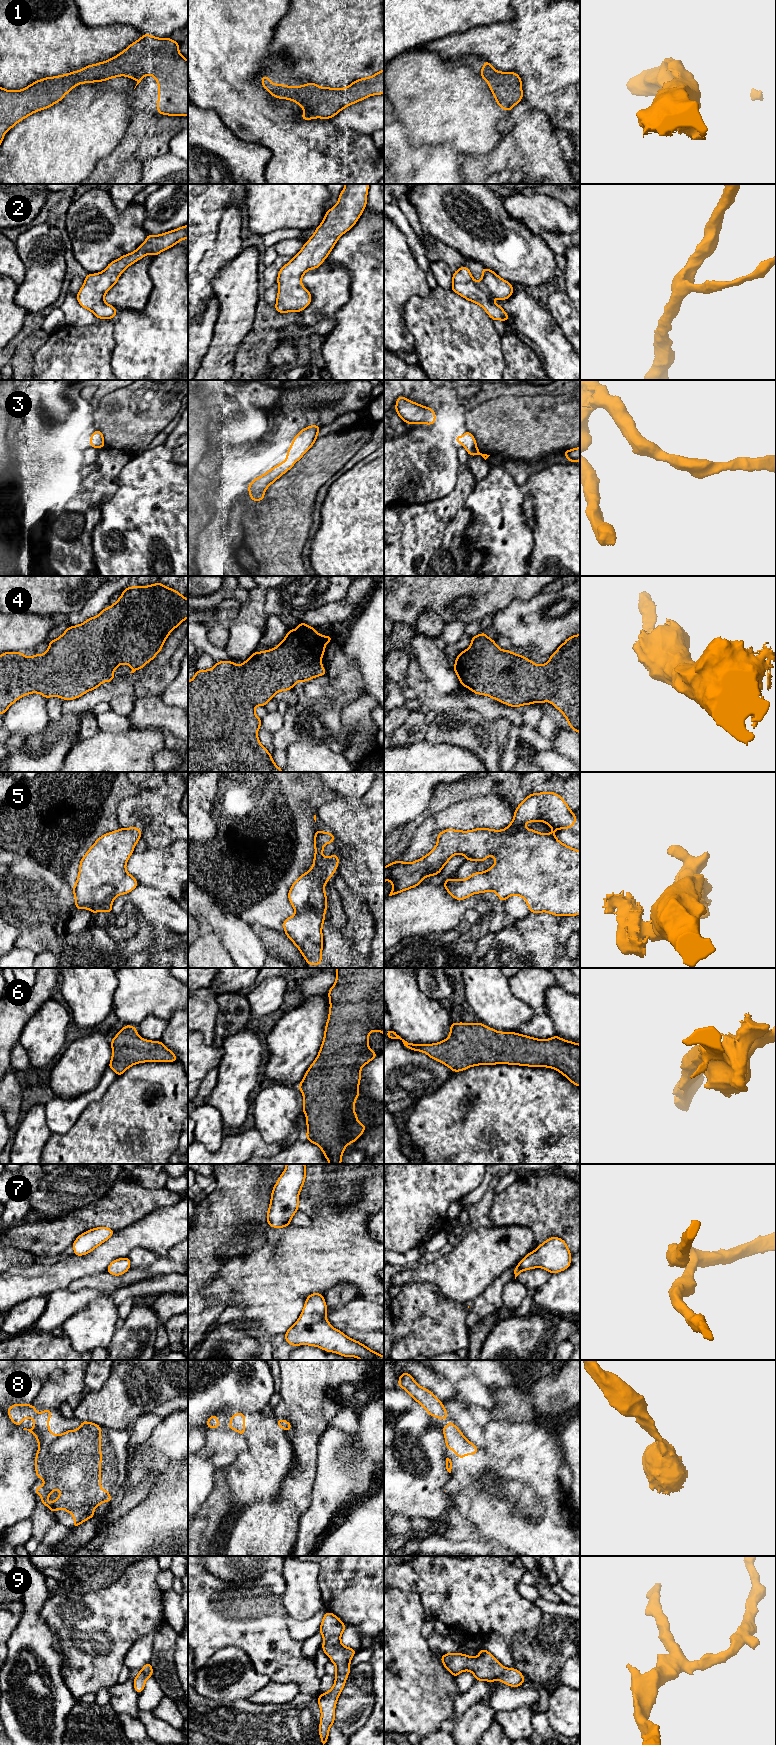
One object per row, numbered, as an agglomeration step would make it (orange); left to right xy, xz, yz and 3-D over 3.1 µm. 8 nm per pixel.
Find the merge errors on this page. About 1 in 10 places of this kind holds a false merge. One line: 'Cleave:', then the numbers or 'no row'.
Cleave: no row

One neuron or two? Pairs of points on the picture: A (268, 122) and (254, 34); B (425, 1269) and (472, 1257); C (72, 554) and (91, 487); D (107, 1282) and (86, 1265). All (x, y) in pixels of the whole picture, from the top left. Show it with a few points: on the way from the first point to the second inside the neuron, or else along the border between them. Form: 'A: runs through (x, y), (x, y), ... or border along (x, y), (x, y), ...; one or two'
A: runs through (246, 100), (244, 98), (244, 56); one
B: runs through (437, 1269), (460, 1269); one
C: runs through (72, 537), (72, 529), (82, 516), (86, 504); one
D: border along (106, 1271), (74, 1280); two

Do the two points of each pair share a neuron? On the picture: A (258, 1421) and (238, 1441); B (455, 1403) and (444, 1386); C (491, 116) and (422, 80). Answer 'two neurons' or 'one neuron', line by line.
A: two neurons
B: one neuron
C: one neuron

